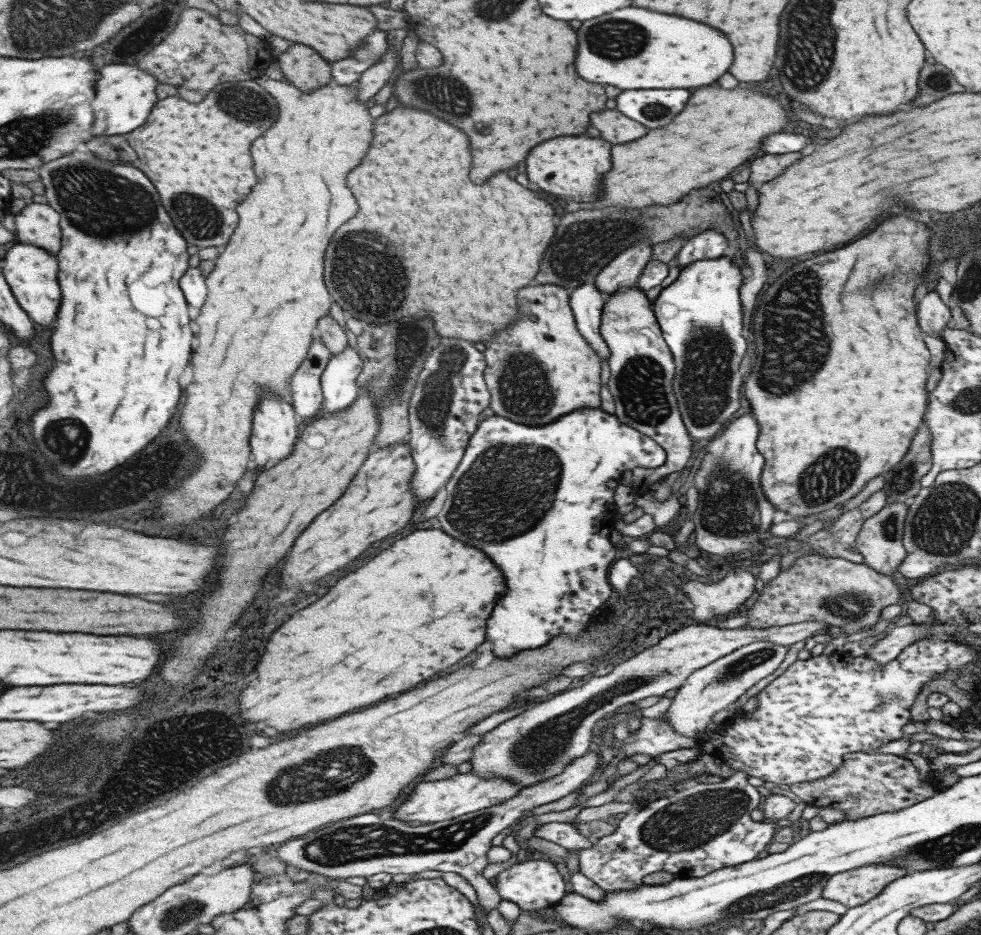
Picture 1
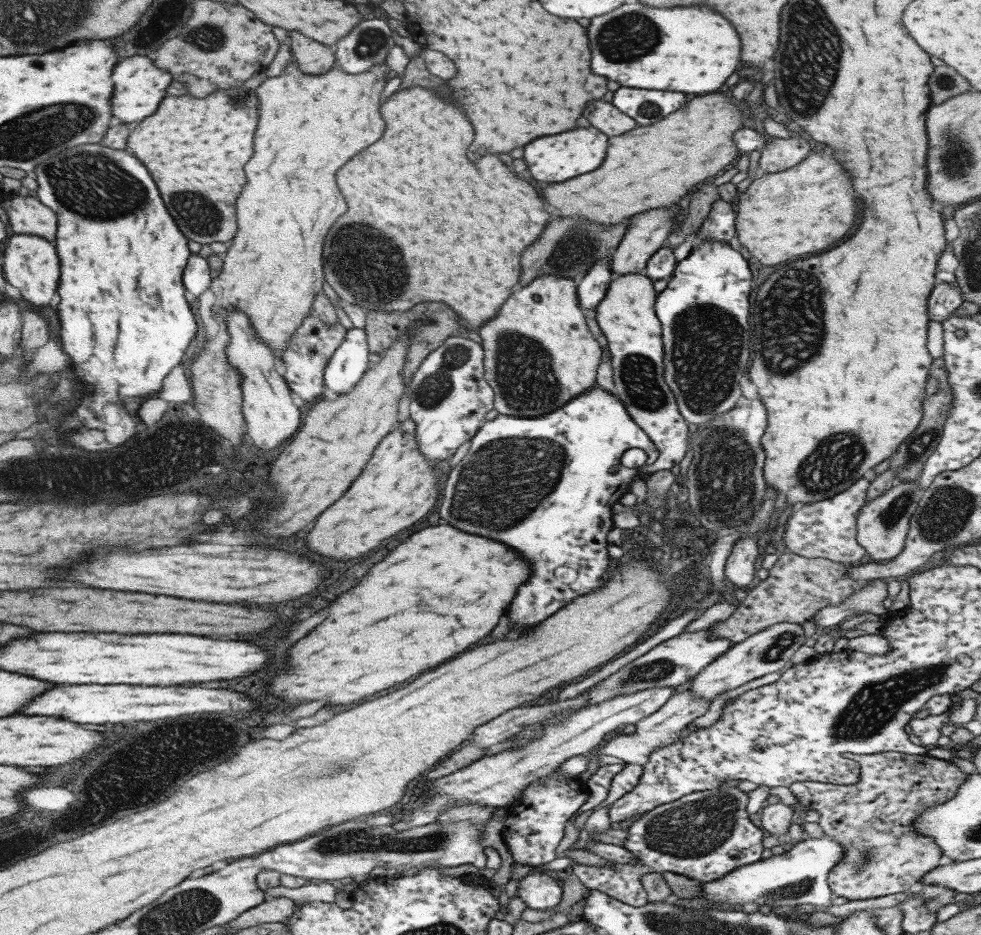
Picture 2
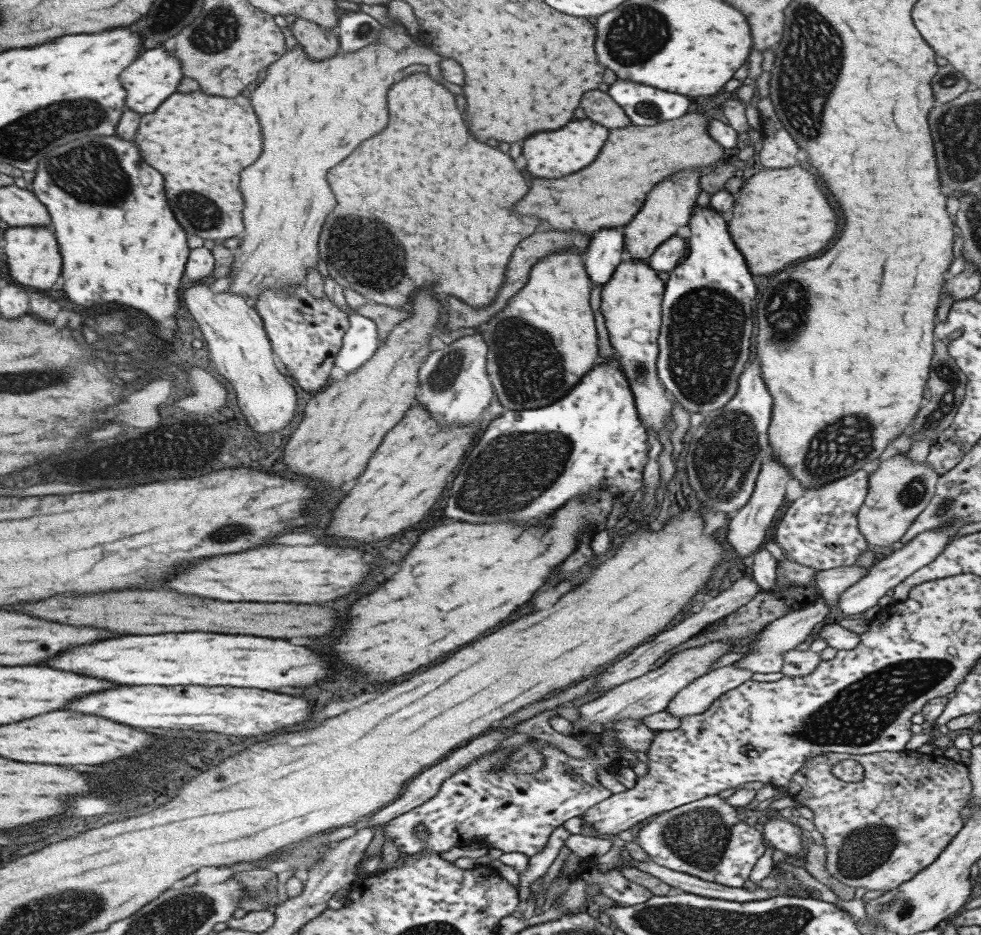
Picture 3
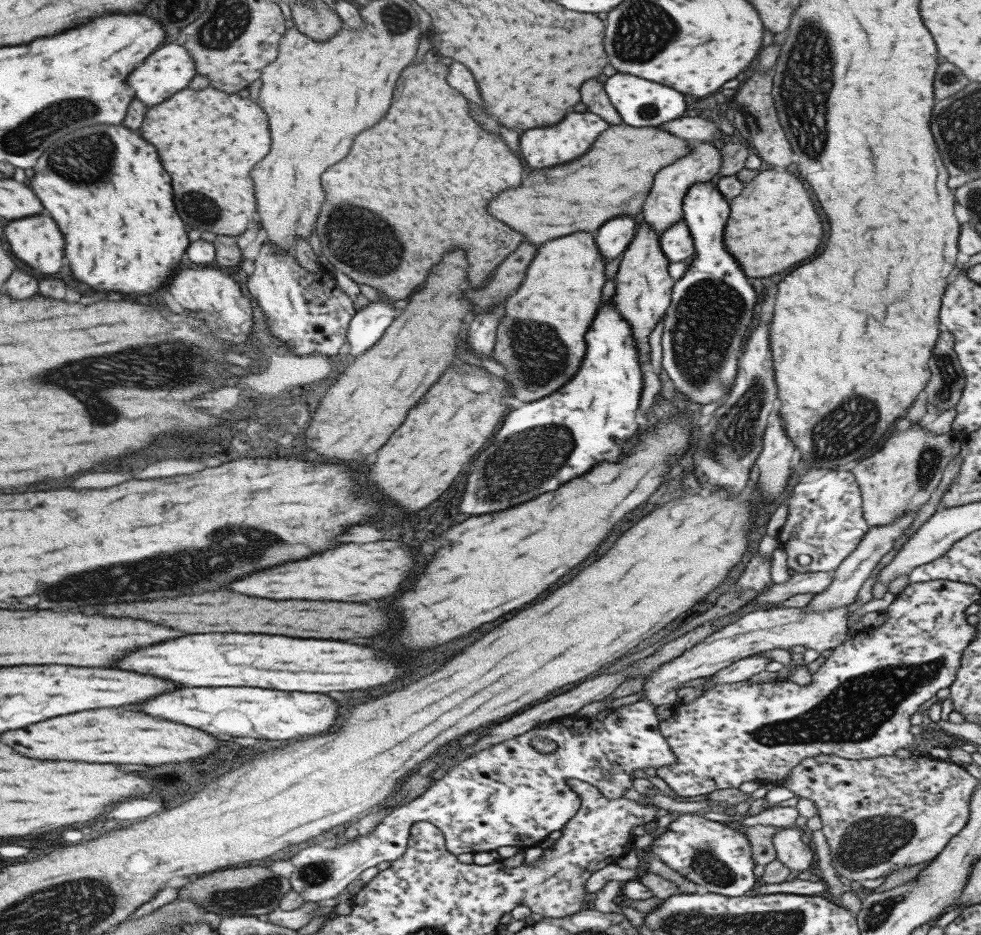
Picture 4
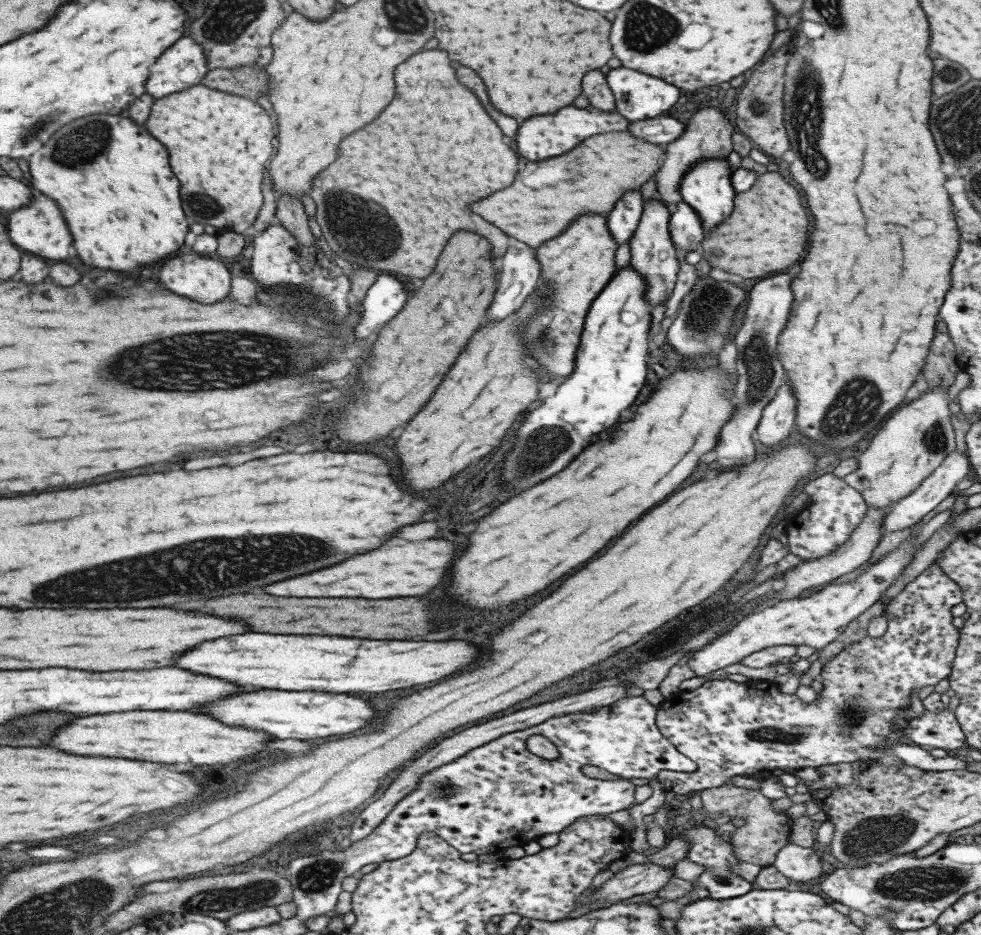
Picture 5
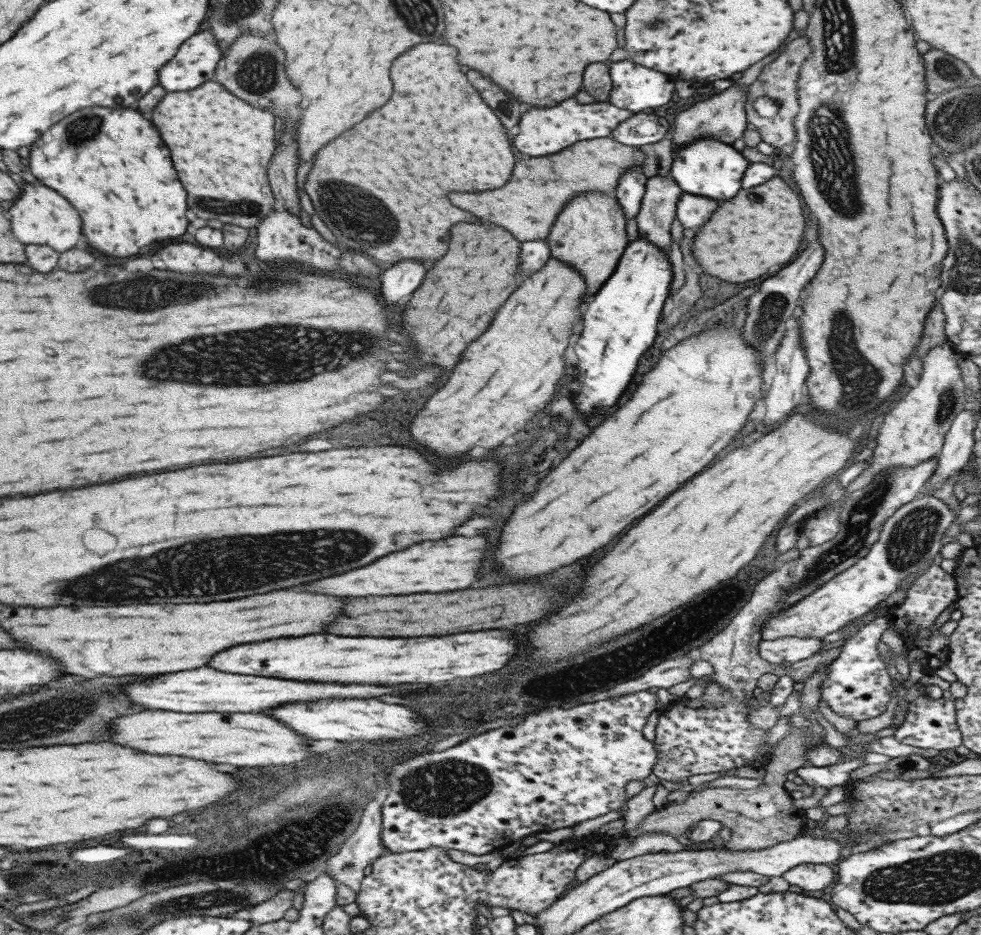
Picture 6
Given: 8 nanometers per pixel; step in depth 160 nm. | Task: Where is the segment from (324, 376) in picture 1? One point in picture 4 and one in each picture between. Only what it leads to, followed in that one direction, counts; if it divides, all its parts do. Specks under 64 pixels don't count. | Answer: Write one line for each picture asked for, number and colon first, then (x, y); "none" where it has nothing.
2: (349, 360)
3: (359, 341)
4: (366, 326)

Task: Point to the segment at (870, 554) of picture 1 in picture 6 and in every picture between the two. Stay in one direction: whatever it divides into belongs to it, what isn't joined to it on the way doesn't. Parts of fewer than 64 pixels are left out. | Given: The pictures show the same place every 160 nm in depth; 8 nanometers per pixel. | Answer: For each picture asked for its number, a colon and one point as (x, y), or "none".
2: (881, 525)
3: (899, 489)
4: (899, 478)
5: (911, 443)
6: (912, 432)

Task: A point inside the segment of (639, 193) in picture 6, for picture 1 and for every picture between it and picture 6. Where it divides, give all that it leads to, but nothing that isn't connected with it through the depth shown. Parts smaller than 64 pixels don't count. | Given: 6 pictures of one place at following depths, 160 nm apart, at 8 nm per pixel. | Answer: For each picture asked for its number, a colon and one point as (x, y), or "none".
1: (586, 302)
2: (590, 289)
3: (605, 251)
4: (611, 238)
5: (621, 222)

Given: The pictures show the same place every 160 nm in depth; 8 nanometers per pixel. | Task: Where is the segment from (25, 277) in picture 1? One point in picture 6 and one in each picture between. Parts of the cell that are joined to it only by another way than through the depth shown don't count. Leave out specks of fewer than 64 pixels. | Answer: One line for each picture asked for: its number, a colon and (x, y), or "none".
2: (32, 264)
3: (32, 252)
4: (38, 241)
5: (41, 227)
6: (41, 216)

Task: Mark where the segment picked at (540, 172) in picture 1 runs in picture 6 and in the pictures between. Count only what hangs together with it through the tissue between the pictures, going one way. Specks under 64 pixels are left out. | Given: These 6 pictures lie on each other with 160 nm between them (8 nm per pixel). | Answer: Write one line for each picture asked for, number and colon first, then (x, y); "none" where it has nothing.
2: (549, 159)
3: (549, 154)
4: (549, 145)
5: (539, 137)
6: (542, 131)

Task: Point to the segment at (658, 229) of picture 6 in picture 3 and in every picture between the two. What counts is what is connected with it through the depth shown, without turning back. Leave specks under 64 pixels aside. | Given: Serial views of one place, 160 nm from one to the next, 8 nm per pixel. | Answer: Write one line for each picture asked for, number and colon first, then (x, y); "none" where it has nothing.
3: (630, 303)
4: (642, 293)
5: (651, 253)

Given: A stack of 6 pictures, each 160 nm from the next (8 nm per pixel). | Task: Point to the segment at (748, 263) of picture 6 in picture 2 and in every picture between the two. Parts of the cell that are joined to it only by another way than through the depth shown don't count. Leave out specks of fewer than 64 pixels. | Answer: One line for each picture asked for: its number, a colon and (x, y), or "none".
2: (777, 219)
3: (797, 220)
4: (772, 225)
5: (766, 231)

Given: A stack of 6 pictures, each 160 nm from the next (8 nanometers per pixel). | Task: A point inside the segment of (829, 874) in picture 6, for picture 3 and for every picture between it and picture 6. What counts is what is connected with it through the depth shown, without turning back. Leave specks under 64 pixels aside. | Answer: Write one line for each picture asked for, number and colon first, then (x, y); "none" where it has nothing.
3: (785, 837)
4: (789, 850)
5: (799, 864)

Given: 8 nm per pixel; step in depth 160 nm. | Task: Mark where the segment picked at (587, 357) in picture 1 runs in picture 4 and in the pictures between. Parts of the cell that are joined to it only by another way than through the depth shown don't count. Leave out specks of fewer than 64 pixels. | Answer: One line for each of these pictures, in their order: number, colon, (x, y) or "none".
2: (537, 353)
3: (543, 340)
4: (540, 344)

